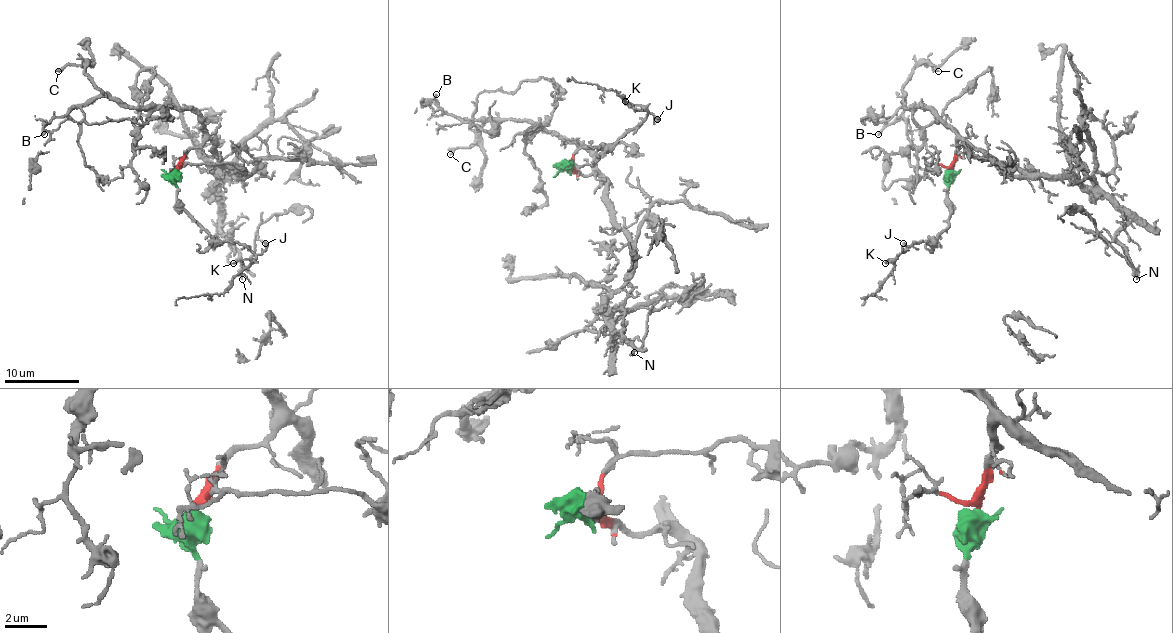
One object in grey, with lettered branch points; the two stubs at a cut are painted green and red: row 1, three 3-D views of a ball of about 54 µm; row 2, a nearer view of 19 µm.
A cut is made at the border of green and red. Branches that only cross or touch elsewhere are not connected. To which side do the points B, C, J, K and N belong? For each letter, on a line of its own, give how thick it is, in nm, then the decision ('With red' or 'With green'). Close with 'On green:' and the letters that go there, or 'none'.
B: Thickness 170 nm. With red
C: Thickness 220 nm. With red
J: Thickness 190 nm. With green
K: Thickness 120 nm. With green
N: Thickness 130 nm. With red
On green: J, K

